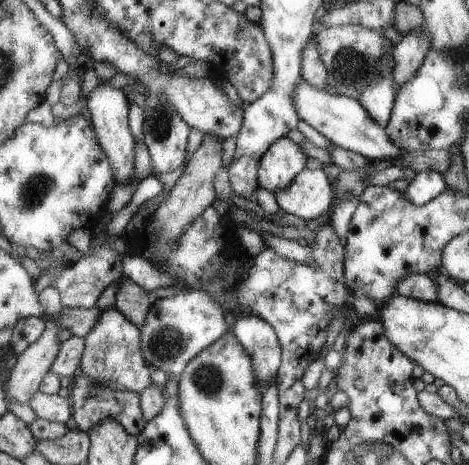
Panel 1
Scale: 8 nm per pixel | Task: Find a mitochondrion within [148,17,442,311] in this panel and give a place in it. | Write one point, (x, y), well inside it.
(350, 69)

